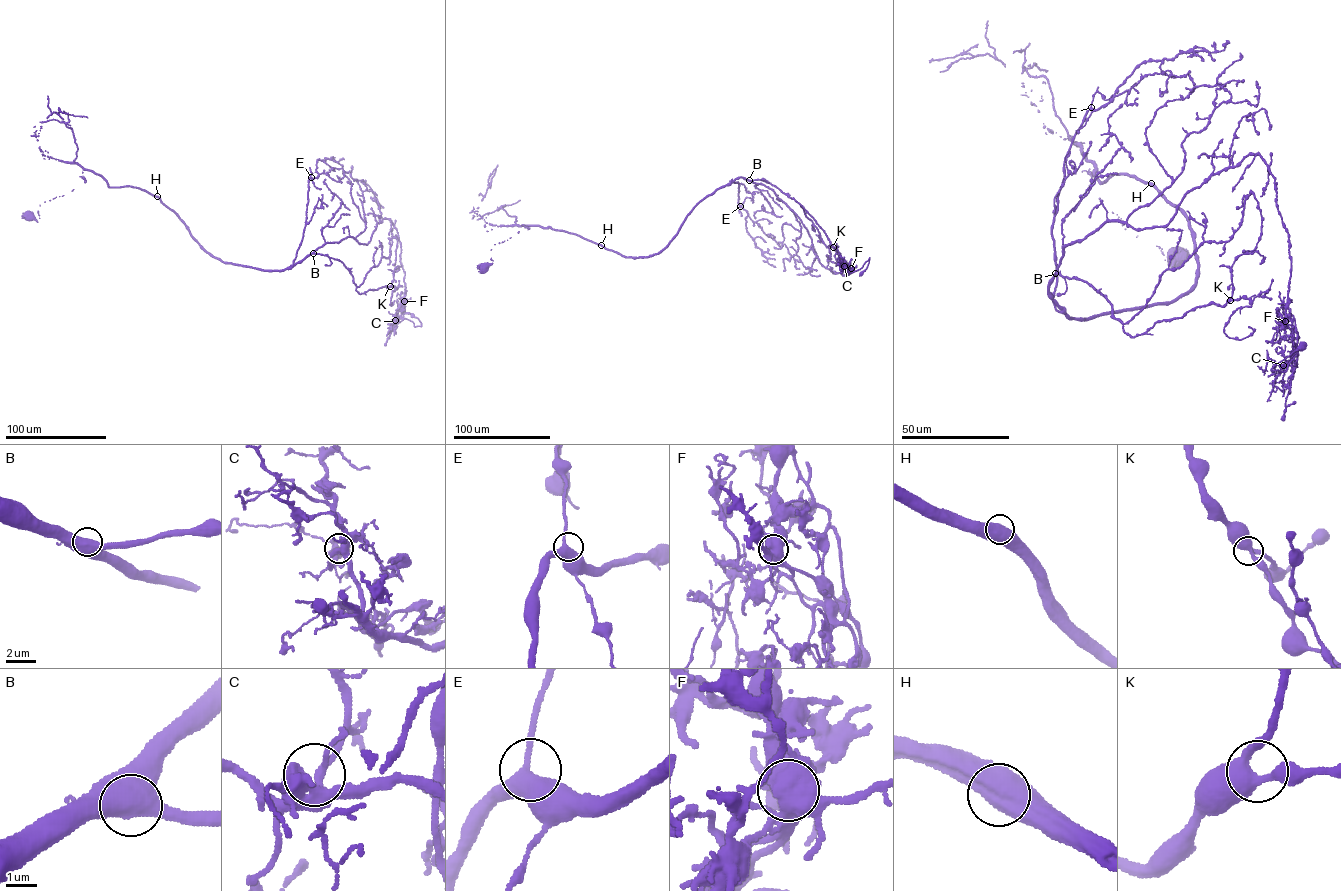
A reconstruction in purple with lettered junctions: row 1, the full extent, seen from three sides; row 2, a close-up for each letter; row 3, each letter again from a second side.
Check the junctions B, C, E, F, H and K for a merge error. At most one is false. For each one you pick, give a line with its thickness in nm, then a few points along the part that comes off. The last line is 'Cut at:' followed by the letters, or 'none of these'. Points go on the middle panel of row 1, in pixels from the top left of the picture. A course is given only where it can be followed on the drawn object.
F: 750 nm | (851, 268), (846, 271), (861, 268), (869, 257), (867, 267), (859, 275)
Cut at: F

